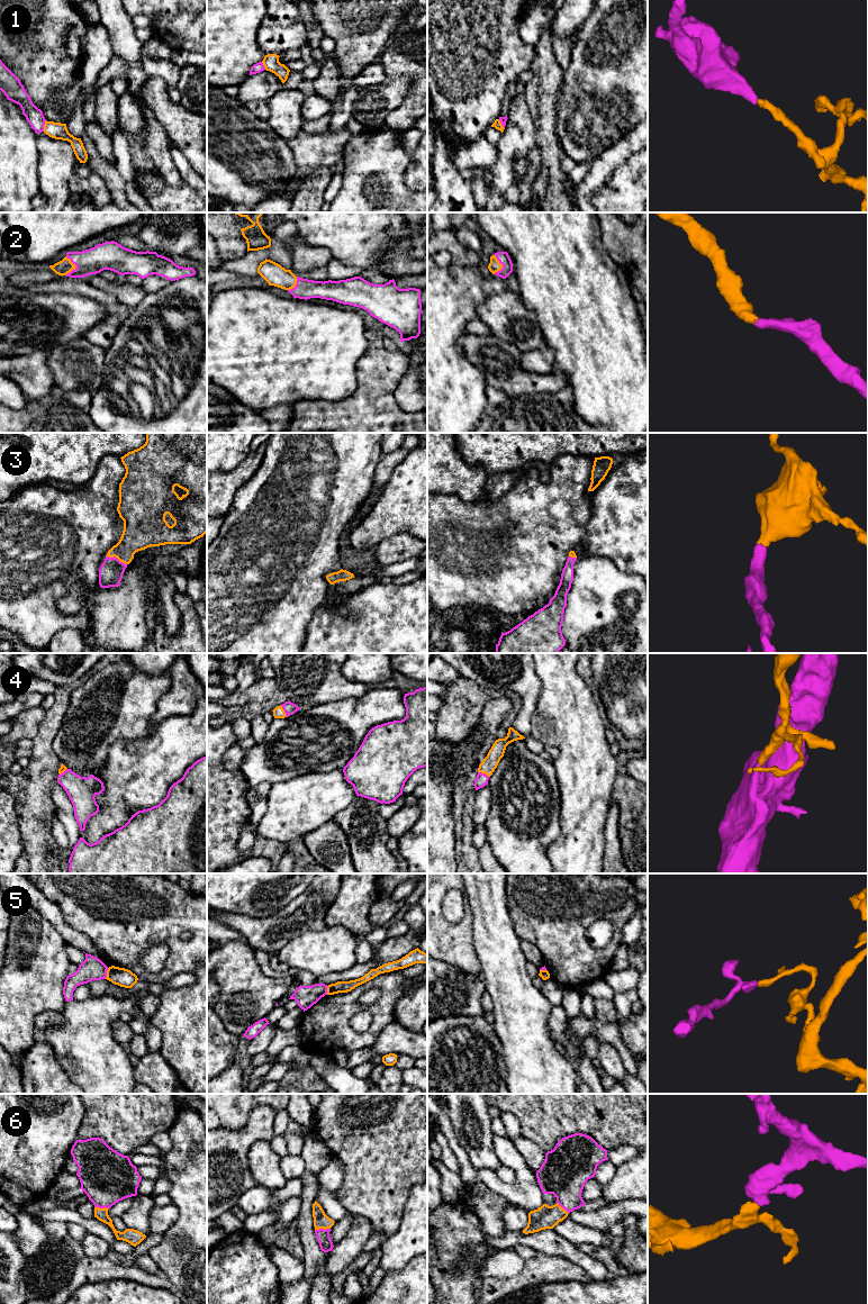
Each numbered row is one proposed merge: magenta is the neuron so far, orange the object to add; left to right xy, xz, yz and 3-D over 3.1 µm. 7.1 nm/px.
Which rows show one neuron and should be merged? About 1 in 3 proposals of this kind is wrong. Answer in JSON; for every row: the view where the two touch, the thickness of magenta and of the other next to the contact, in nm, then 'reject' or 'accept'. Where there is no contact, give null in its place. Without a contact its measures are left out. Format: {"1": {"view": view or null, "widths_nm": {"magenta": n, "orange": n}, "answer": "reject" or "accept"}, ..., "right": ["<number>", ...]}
{"1": {"view": "xy", "widths_nm": {"magenta": 120, "orange": 120}, "answer": "reject"}, "2": {"view": "xy", "widths_nm": {"magenta": 200, "orange": 110}, "answer": "accept"}, "3": {"view": "xy", "widths_nm": {"magenta": 180, "orange": 240}, "answer": "accept"}, "4": {"view": "xz", "widths_nm": {"magenta": 90, "orange": 80}, "answer": "accept"}, "5": {"view": "xy", "widths_nm": {"magenta": 160, "orange": 130}, "answer": "reject"}, "6": {"view": "xz", "widths_nm": {"magenta": 100, "orange": 110}, "answer": "accept"}, "right": ["2", "3", "4", "6"]}

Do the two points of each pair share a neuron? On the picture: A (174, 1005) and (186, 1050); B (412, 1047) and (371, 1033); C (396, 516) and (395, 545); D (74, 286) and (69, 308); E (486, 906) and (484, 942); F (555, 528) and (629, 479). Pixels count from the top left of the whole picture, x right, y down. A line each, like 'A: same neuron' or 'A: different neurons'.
A: same neuron
B: different neurons
C: different neurons
D: different neurons
E: same neuron
F: different neurons

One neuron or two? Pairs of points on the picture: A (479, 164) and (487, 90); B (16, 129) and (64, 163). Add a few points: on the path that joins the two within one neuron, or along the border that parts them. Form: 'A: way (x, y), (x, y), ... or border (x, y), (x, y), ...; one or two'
A: border (484, 132), (471, 143), (458, 142); two
B: border (36, 135), (36, 145), (39, 154), (37, 171); two

